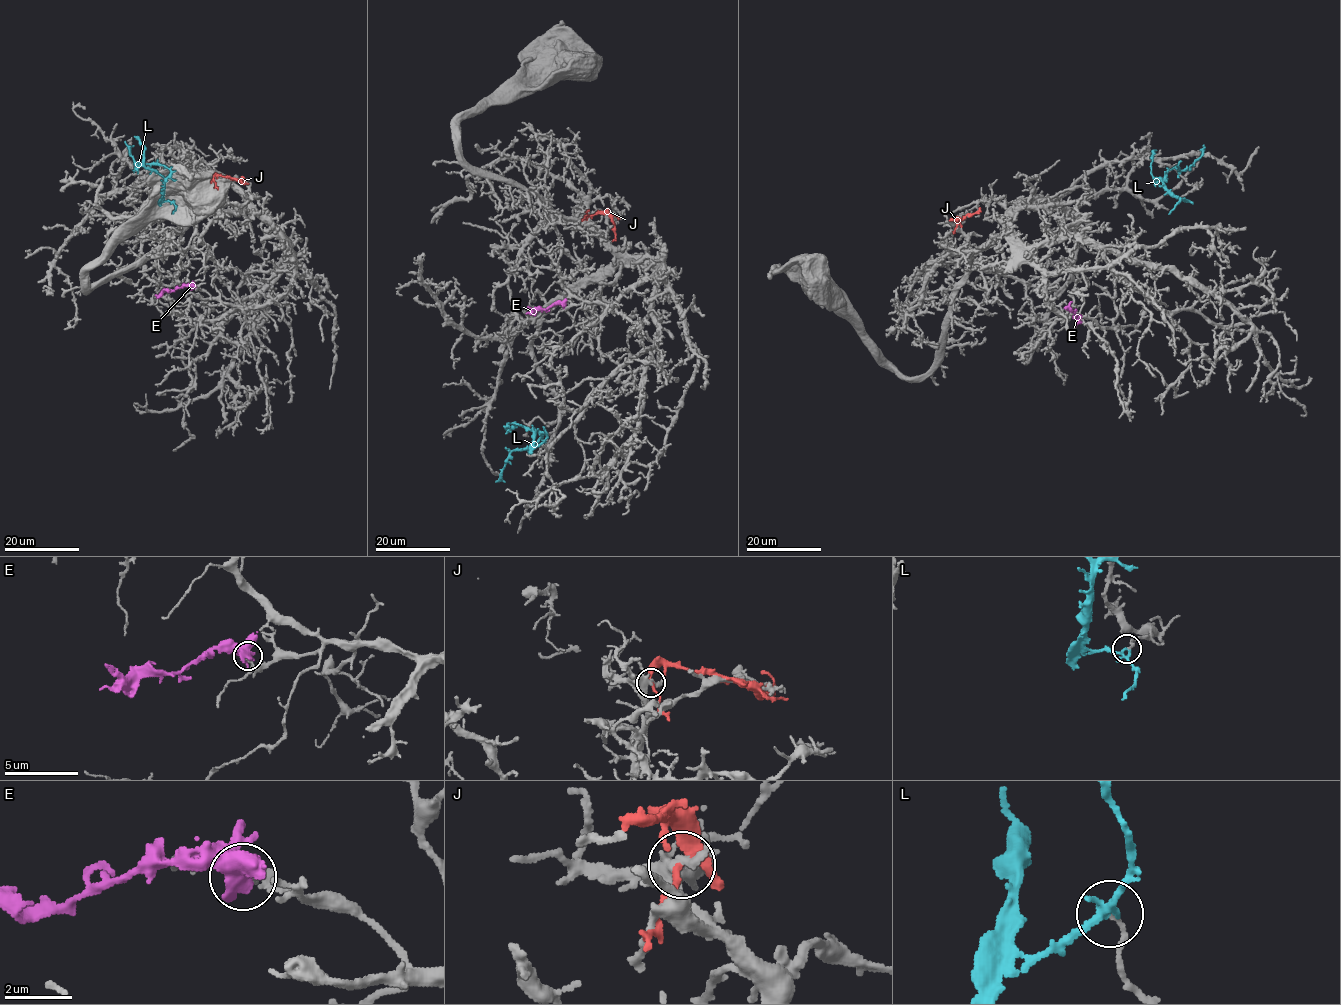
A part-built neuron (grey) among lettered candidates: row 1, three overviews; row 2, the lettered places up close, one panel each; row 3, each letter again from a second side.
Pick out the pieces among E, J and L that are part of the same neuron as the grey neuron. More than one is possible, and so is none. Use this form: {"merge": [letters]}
{"merge": []}

